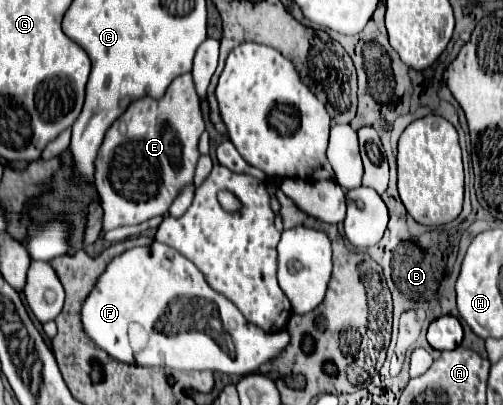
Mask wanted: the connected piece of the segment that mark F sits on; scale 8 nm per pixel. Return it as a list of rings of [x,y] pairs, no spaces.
[[[159,241],[133,247],[117,255],[105,267],[105,271],[97,277],[95,287],[83,301],[81,323],[89,339],[121,363],[135,363],[139,367],[171,367],[179,371],[209,369],[227,375],[249,375],[278,356],[290,341],[287,331],[265,333],[257,325],[249,325],[233,303],[207,285],[199,269],[189,259]]]

